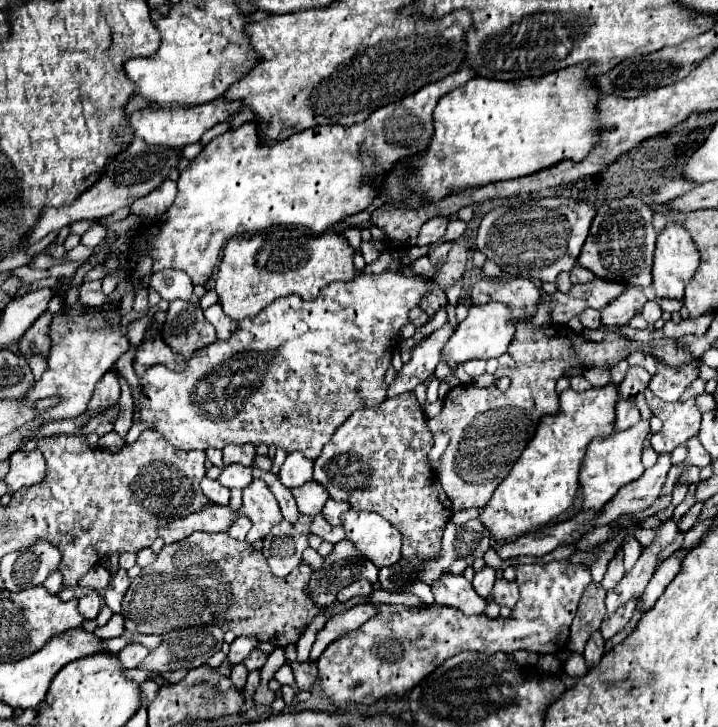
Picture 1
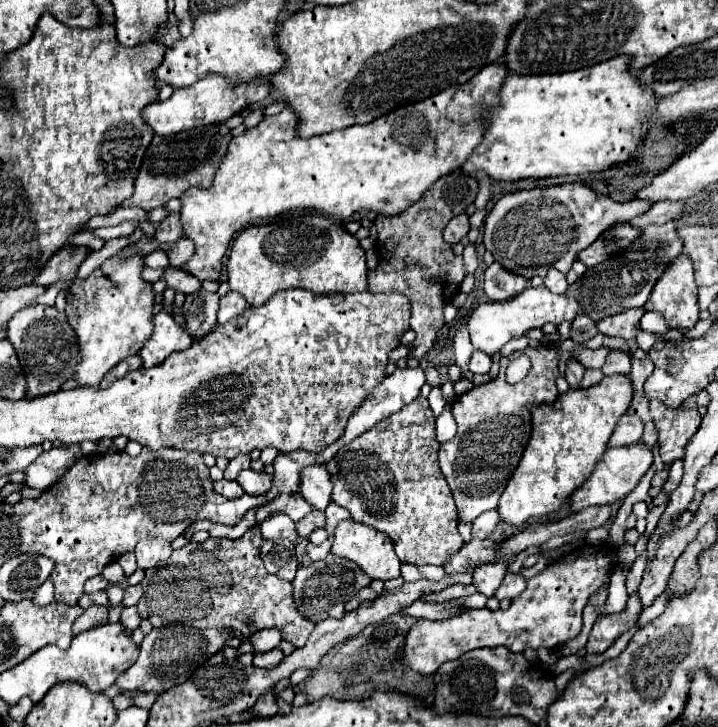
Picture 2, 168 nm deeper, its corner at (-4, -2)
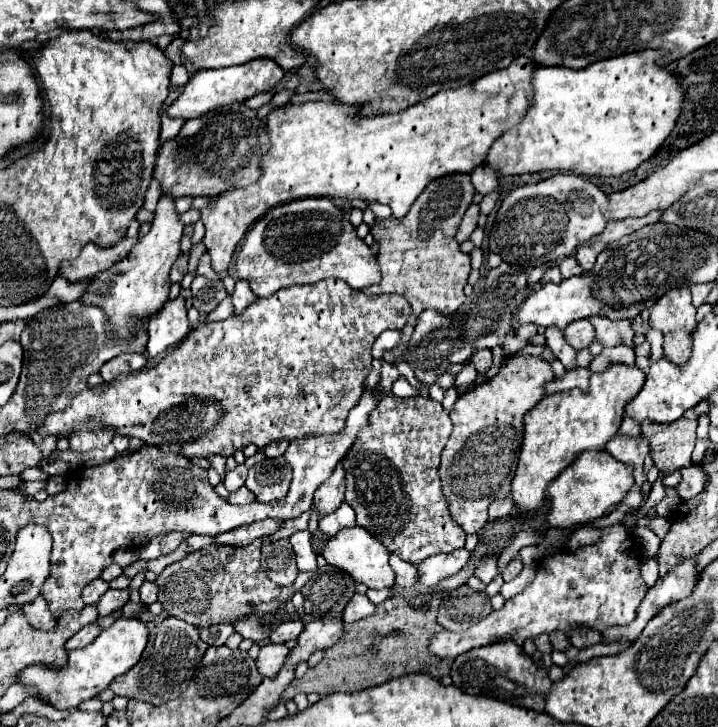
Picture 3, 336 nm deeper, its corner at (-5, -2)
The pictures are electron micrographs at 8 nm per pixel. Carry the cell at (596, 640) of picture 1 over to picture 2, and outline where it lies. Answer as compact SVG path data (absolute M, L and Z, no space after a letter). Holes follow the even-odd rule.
M631 594L627 600L627 608L619 614L603 614L597 618L589 640L587 640L587 654L601 654L605 652L621 634L631 630L637 624L637 618L641 614L639 608L639 594Z

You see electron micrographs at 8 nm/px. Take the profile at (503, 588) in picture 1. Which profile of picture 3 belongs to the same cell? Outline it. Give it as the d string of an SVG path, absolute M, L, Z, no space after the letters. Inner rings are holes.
M514 558L514 560L502 570L502 578L504 578L504 582L514 580L514 578L520 574L520 570L522 570L522 562L520 562L518 558Z

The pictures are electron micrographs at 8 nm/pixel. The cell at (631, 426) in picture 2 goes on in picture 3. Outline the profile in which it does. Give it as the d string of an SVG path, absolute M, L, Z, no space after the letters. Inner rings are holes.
M618 434L614 436L608 444L606 450L620 462L630 462L634 464L634 480L635 484L642 486L646 482L646 476L642 474L642 464L644 464L644 456L650 450L650 444L646 440L646 436L626 436L626 434Z

